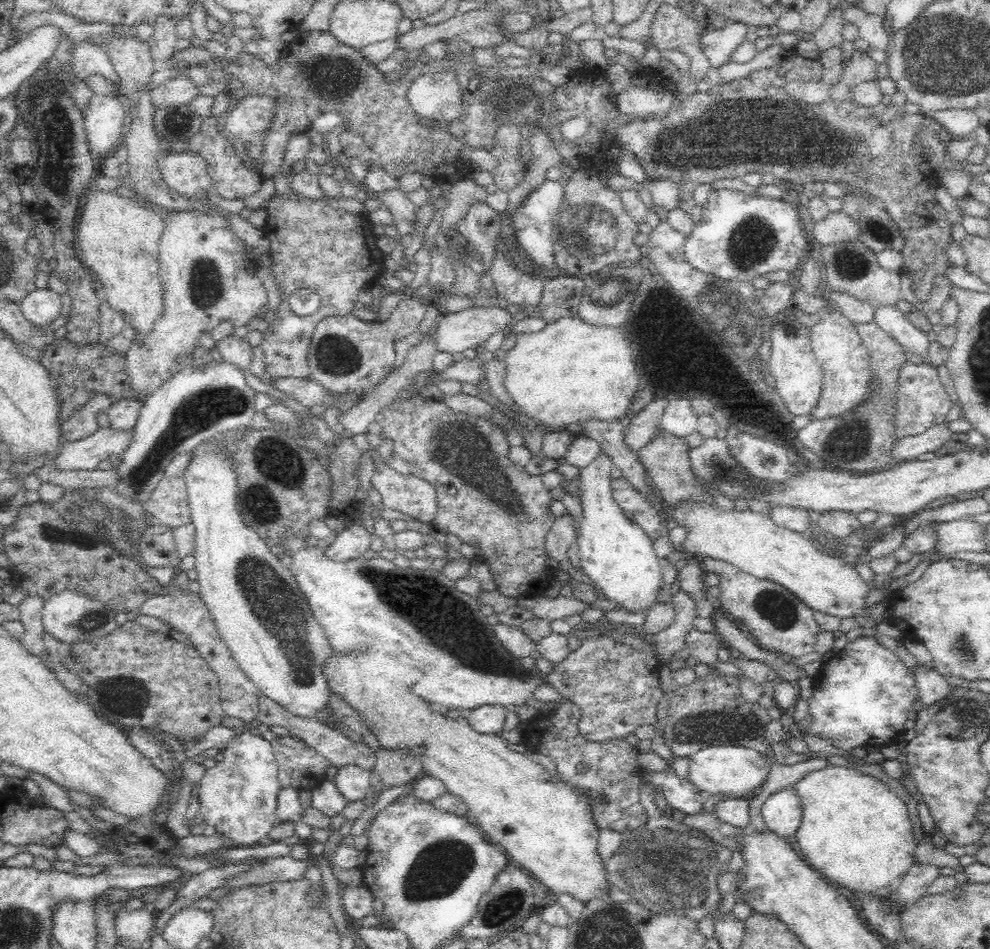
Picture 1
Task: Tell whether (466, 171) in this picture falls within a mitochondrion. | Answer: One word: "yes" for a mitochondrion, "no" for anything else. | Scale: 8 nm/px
no

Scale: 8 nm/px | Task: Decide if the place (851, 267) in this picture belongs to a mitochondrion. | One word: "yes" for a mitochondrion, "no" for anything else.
yes

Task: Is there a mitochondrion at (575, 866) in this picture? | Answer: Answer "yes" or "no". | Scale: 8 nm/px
no

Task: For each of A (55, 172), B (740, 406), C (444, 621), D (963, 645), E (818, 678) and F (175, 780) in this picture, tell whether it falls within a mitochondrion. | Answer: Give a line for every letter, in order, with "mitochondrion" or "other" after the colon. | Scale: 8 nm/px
A: mitochondrion
B: other
C: mitochondrion
D: mitochondrion
E: other
F: other

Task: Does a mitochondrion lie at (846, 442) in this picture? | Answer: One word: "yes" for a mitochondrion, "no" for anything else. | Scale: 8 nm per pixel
yes

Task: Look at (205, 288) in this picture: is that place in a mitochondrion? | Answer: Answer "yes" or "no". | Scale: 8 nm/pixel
yes

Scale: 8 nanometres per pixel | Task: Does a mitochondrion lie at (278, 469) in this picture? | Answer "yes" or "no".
yes

